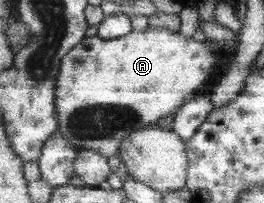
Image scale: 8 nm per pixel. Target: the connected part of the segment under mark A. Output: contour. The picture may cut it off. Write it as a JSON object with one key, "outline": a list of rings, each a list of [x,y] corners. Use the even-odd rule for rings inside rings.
{"outline":[[[147,28],[145,32],[131,32],[121,38],[104,39],[98,34],[85,37],[66,57],[63,57],[62,67],[58,78],[58,90],[56,91],[56,105],[60,118],[60,128],[68,141],[77,145],[80,150],[96,150],[99,154],[111,158],[118,154],[122,148],[122,142],[134,132],[139,132],[152,124],[157,124],[161,118],[167,118],[176,114],[187,101],[190,101],[211,78],[213,70],[217,66],[217,54],[211,52],[207,43],[199,42],[192,37],[185,37],[181,32],[171,32],[163,28]]]}

